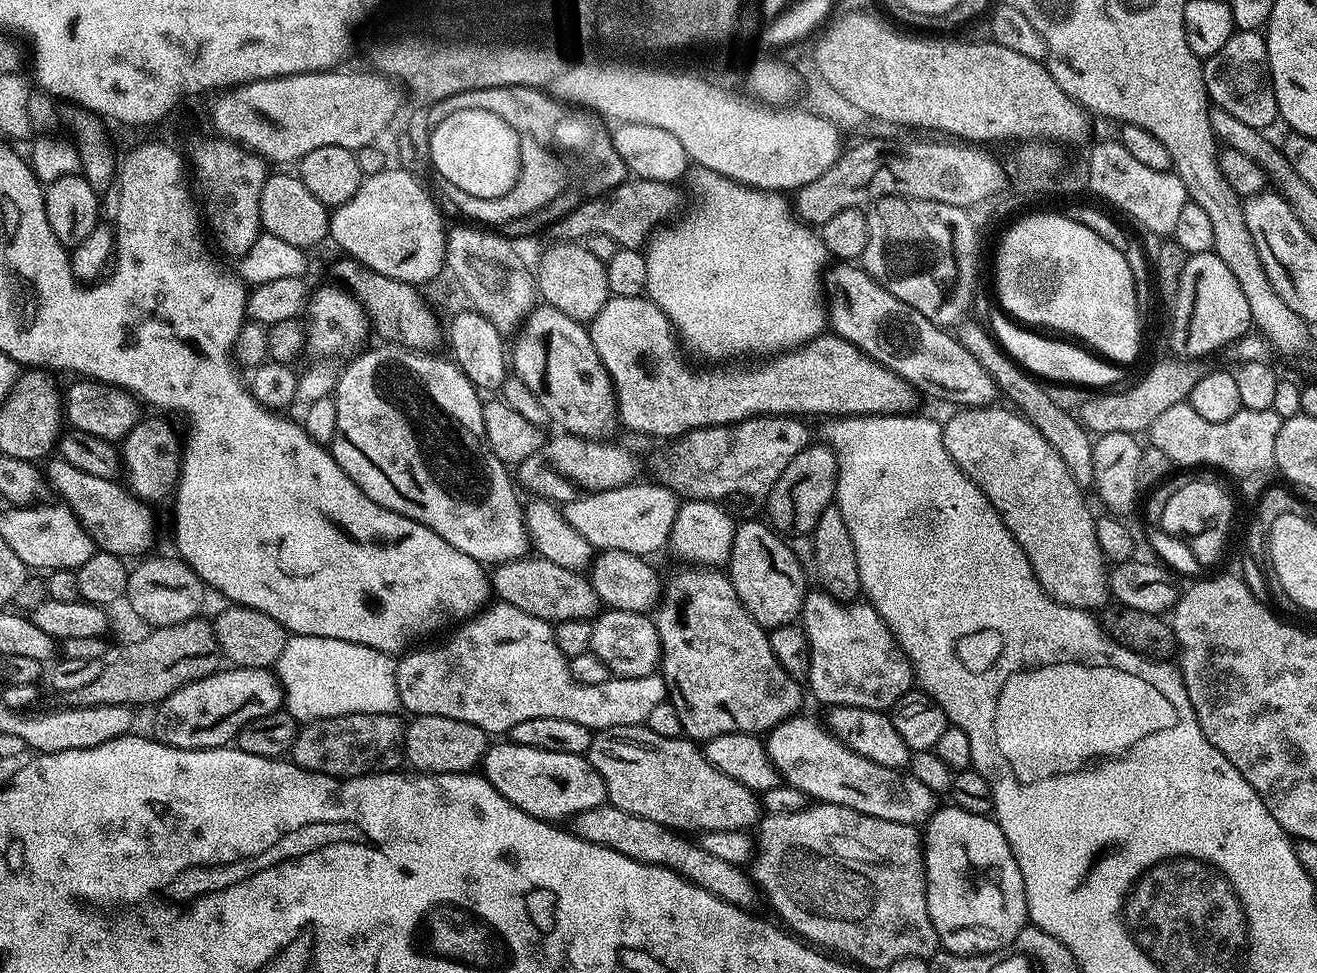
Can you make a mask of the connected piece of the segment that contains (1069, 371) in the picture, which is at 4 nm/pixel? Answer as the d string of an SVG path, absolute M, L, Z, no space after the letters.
M996 310L988 321L989 329L997 339L1002 349L1025 371L1032 375L1054 382L1068 382L1078 386L1094 386L1096 390L1110 388L1119 384L1123 369L1105 360L1103 357L1092 353L1083 345L1056 337L1046 338L1039 331L1021 326L1016 323L1007 313Z

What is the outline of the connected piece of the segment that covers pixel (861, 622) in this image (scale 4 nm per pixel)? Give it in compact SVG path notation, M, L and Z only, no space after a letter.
M809 591L805 595L804 605L798 617L798 623L808 639L810 670L806 681L807 691L812 691L822 703L832 708L858 706L875 712L891 710L914 688L914 665L908 660L907 653L900 648L896 636L873 604L845 602L836 599L828 591L817 591Z

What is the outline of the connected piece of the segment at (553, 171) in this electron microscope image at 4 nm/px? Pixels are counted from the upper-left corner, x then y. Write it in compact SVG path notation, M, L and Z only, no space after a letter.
M521 137L520 172L514 186L504 195L499 195L496 198L477 198L472 194L467 194L464 190L459 190L452 183L446 182L442 182L440 188L453 206L466 216L465 219L492 228L500 228L502 224L504 226L511 225L518 218L532 216L539 212L549 202L557 198L564 187L560 160L545 148L547 148L545 145L538 145L534 139Z

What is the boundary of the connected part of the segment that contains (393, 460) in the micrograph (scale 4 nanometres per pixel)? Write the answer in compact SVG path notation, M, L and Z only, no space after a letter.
M384 342L379 345L381 348L372 348L369 352L364 352L361 356L356 356L348 365L343 365L340 380L336 384L336 391L334 399L336 401L336 409L338 410L338 426L336 427L336 436L332 439L330 451L334 459L338 462L338 466L342 466L342 470L352 479L354 483L360 487L362 494L366 494L366 498L370 498L374 502L378 502L380 508L385 508L391 512L402 514L406 518L414 518L414 522L422 522L422 526L426 526L430 530L434 530L434 534L438 534L438 538L446 538L446 542L450 542L450 546L454 546L454 550L462 550L462 554L470 554L470 558L474 558L478 563L485 566L495 566L504 564L507 560L516 560L517 557L525 555L529 551L530 541L528 538L528 530L524 525L524 514L522 509L522 500L516 497L516 488L512 485L512 480L508 477L509 469L502 461L494 454L494 450L490 450L490 442L486 438L486 426L482 426L482 410L484 409L482 403L481 393L476 389L472 383L466 378L466 374L462 374L462 370L451 359L436 356L440 354L433 354L428 350L417 350L415 348L405 348L403 344L393 344L391 342Z

